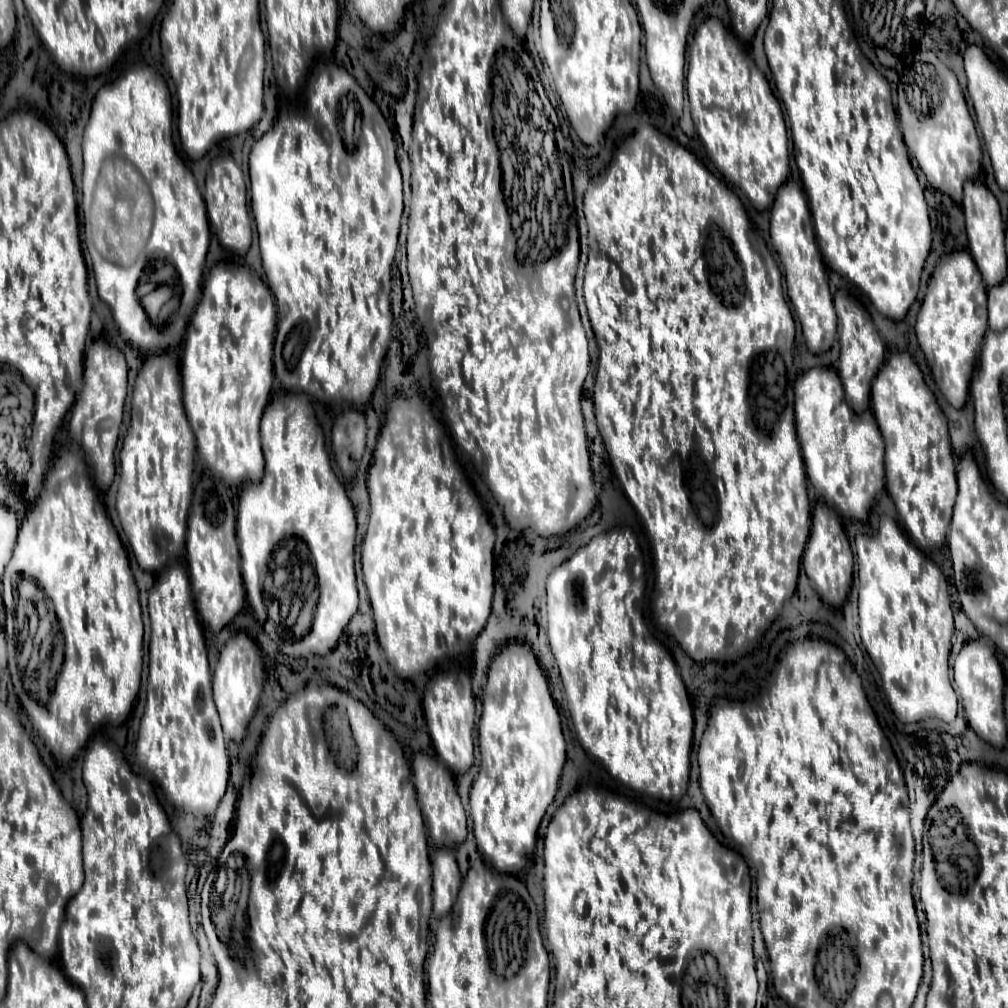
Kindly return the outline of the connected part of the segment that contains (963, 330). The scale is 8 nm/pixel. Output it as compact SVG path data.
M968 251L942 255L934 267L932 279L928 281L926 297L916 321L916 337L938 389L954 407L962 407L966 403L970 375L978 361L978 347L982 345L986 329L986 283L982 283L982 275L978 267L974 267L974 259L970 259Z

